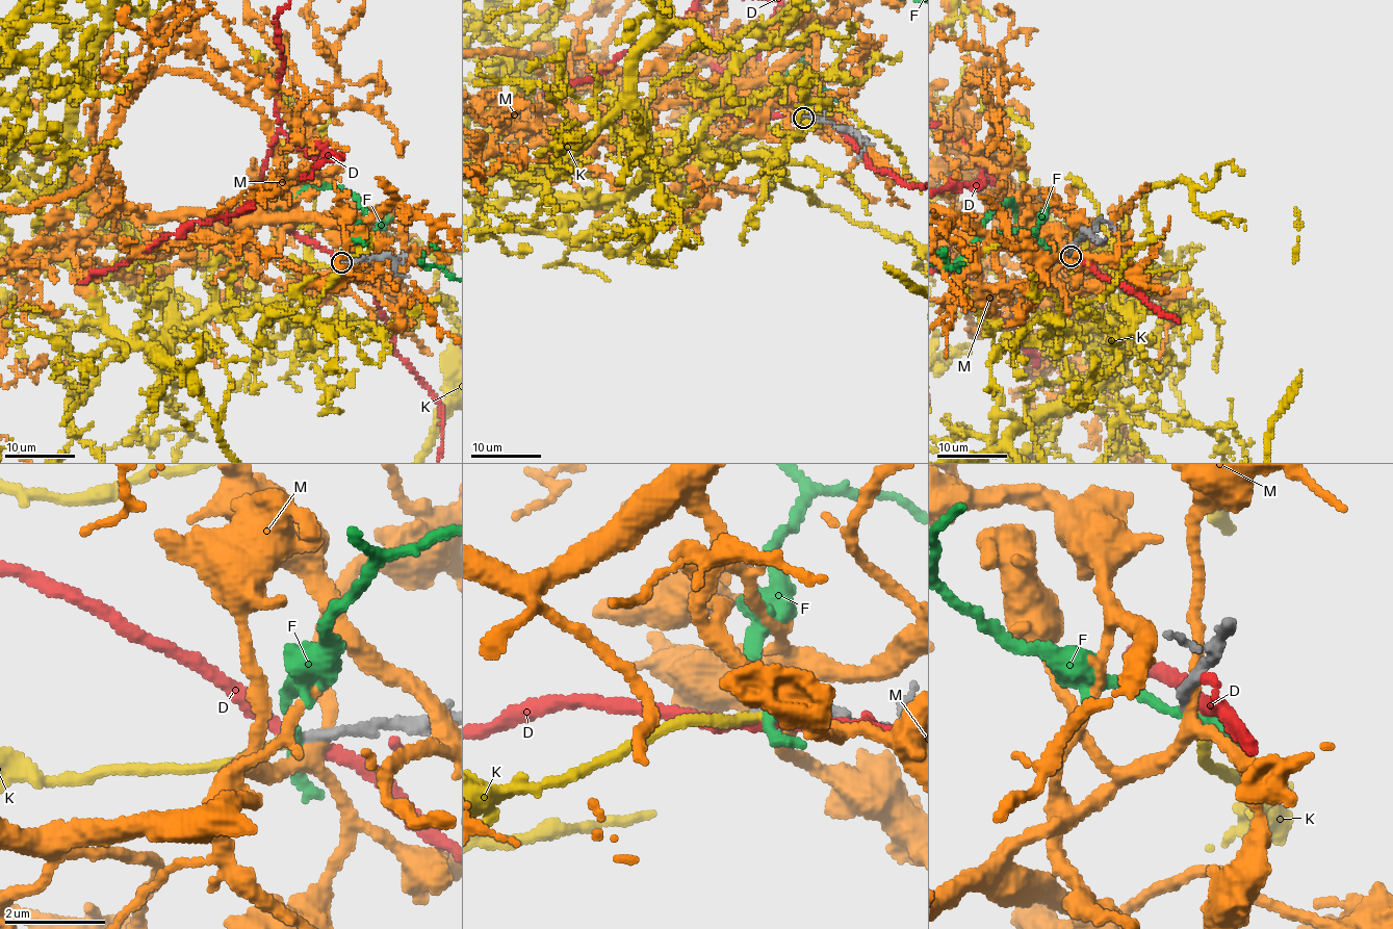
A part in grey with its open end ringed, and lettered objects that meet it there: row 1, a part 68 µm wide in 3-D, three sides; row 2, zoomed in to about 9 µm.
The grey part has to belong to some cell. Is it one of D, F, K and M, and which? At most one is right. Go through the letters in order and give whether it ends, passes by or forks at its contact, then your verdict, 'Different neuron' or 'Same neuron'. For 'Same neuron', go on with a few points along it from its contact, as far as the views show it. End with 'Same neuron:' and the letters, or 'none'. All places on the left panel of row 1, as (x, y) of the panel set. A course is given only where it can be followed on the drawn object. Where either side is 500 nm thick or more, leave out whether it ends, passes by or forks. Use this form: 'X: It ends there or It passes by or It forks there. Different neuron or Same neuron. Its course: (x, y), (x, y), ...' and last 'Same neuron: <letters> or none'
D: It passes by. Different neuron
F: It passes by. Different neuron
K: It ends there. Same neuron
M: It forks there. Different neuron
Same neuron: K

